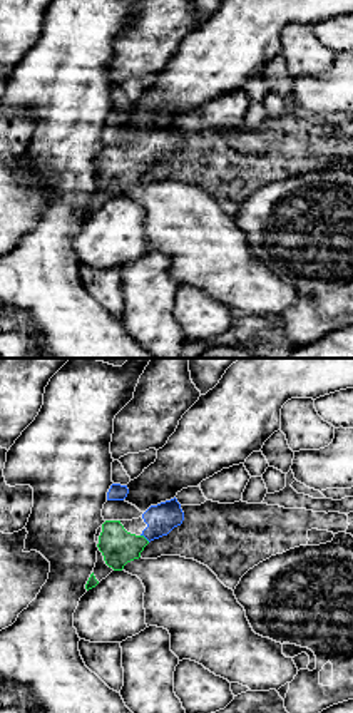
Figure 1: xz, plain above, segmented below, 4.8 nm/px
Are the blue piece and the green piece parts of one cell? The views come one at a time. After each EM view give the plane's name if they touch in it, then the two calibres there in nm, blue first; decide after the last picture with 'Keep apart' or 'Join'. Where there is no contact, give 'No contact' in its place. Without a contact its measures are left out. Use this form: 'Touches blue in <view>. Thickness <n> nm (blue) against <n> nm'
Touches blue in xz. Thickness 150 nm (blue) against 170 nm

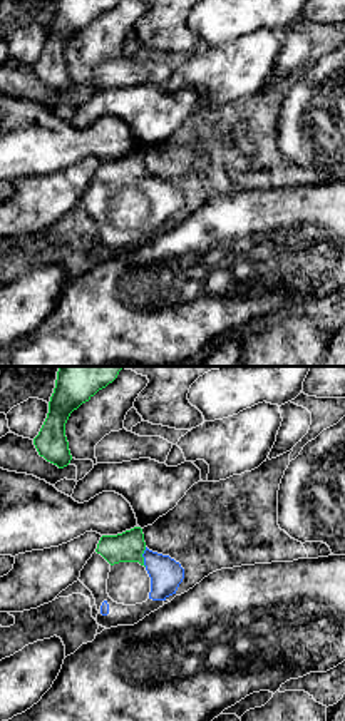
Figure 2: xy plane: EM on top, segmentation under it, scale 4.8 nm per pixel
Touches blue in xy. Thickness 160 nm (blue) against 150 nm

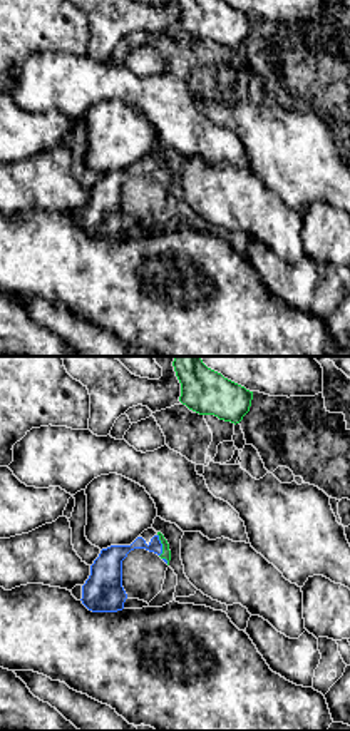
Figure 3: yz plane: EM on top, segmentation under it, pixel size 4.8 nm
Touches blue in yz. Thickness 110 nm (blue) against 50 nm

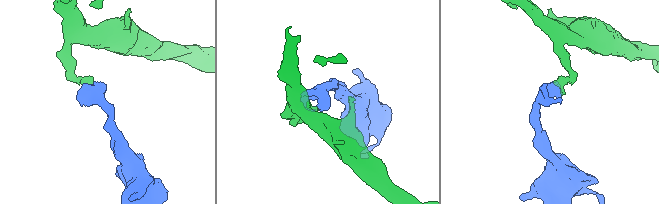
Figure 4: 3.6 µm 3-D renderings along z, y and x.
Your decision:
Join

